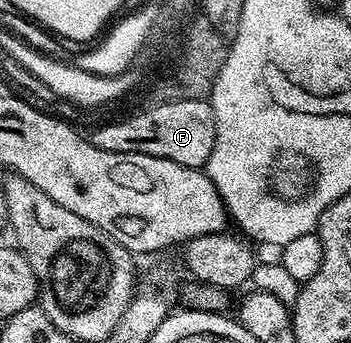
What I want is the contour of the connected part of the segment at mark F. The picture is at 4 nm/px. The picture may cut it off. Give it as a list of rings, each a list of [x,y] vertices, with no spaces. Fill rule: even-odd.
[[[191,99],[164,103],[143,111],[141,115],[134,117],[132,122],[125,120],[120,126],[111,126],[110,133],[95,130],[92,133],[91,141],[94,146],[99,146],[107,152],[155,156],[163,160],[175,160],[175,164],[183,164],[192,170],[200,170],[209,161],[211,148],[215,148],[215,116],[212,105],[205,100]]]

